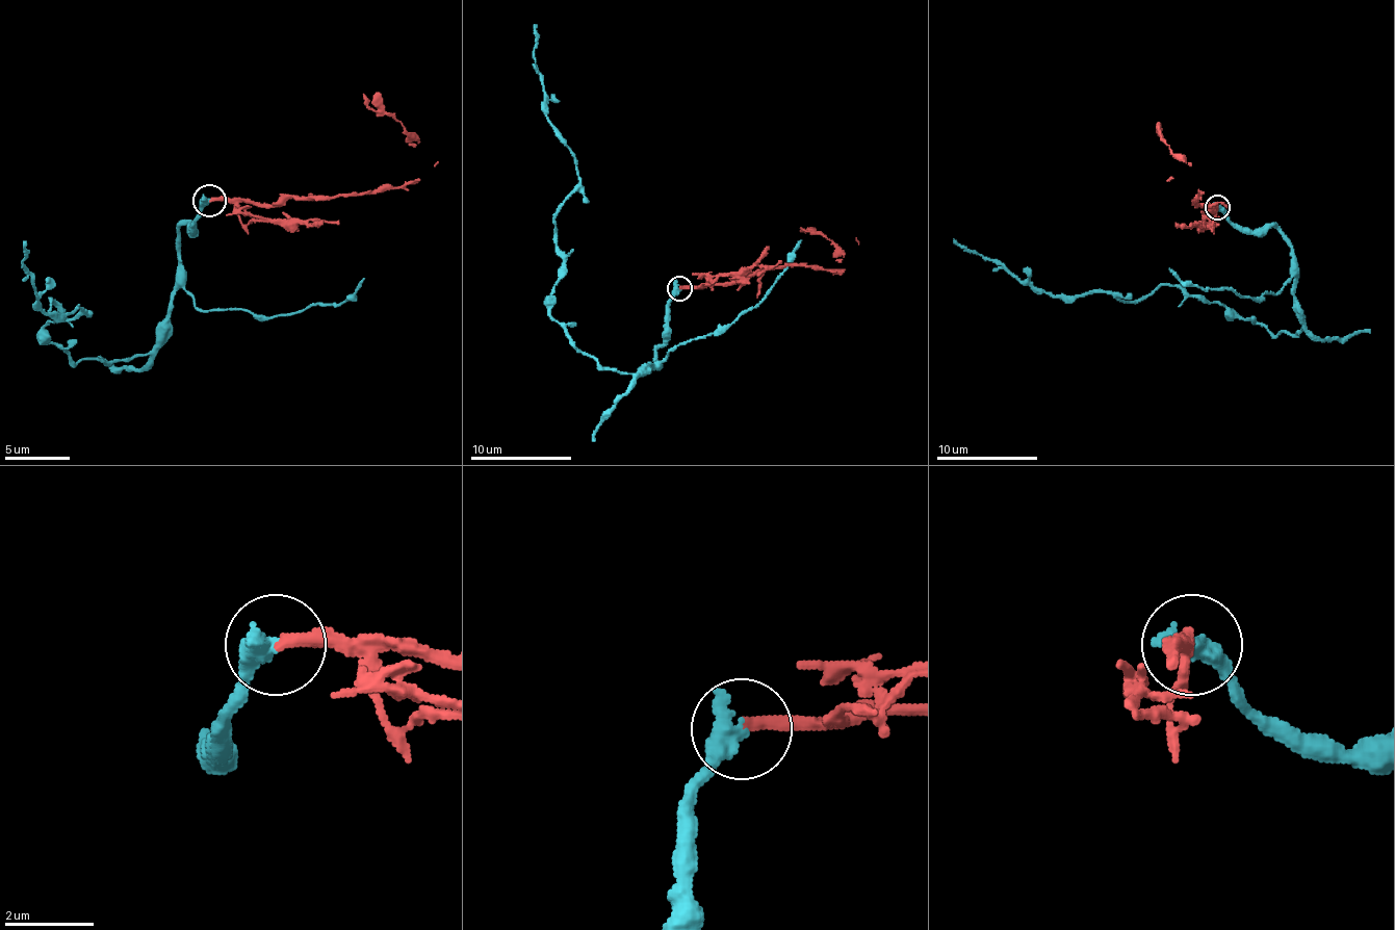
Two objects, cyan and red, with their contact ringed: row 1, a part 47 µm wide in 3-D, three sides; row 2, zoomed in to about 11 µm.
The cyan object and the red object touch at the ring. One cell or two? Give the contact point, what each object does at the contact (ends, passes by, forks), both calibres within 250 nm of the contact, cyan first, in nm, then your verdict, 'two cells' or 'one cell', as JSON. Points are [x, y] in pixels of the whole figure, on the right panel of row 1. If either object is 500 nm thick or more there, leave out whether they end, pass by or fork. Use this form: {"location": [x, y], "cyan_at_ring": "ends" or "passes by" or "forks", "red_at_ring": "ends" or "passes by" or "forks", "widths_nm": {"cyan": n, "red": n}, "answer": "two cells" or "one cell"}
{"location": [1217, 207], "widths_nm": {"cyan": 550, "red": 280}, "answer": "two cells"}

